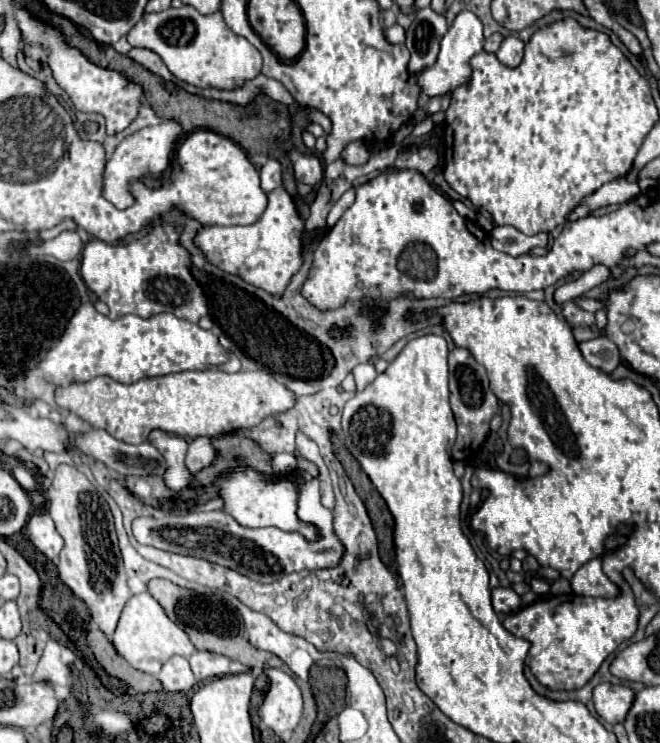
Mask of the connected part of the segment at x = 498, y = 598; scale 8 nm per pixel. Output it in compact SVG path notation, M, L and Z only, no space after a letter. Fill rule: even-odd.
M495 588L491 594L491 600L493 600L495 612L513 614L513 612L519 612L521 608L521 596L517 596L511 588Z

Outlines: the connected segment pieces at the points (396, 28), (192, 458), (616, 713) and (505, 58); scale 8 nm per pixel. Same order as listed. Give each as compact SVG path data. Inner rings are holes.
M393 24L391 28L387 28L385 36L387 36L387 40L389 40L391 44L401 44L401 42L405 42L405 30L403 30L403 26L399 26L399 24Z
M195 438L189 444L187 456L185 456L185 468L191 474L197 474L199 470L211 466L217 460L217 450L213 448L209 438Z
M603 682L593 690L595 710L609 724L623 722L629 708L633 706L633 700L635 700L635 690L625 684Z
M507 36L507 38L501 42L499 50L497 50L497 58L499 58L501 64L513 68L513 66L517 66L517 64L521 62L523 48L525 48L525 44L523 44L521 38L517 38L517 36Z

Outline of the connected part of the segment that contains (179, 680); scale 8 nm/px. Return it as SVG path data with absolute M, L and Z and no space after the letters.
M185 656L169 658L163 664L157 678L163 684L163 688L169 690L169 692L187 692L197 682L195 676L193 676L193 670L189 666L189 660Z

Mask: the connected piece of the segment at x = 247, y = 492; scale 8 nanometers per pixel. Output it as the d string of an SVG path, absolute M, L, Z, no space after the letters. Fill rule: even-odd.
M241 466L241 468L233 470L231 474L219 478L217 484L221 490L221 498L225 500L225 512L229 512L239 524L245 524L249 528L275 526L275 528L285 530L285 532L297 530L309 540L317 538L317 530L313 526L301 524L297 520L297 514L295 514L295 510L297 510L297 484L295 484L293 476L267 482L259 472Z

